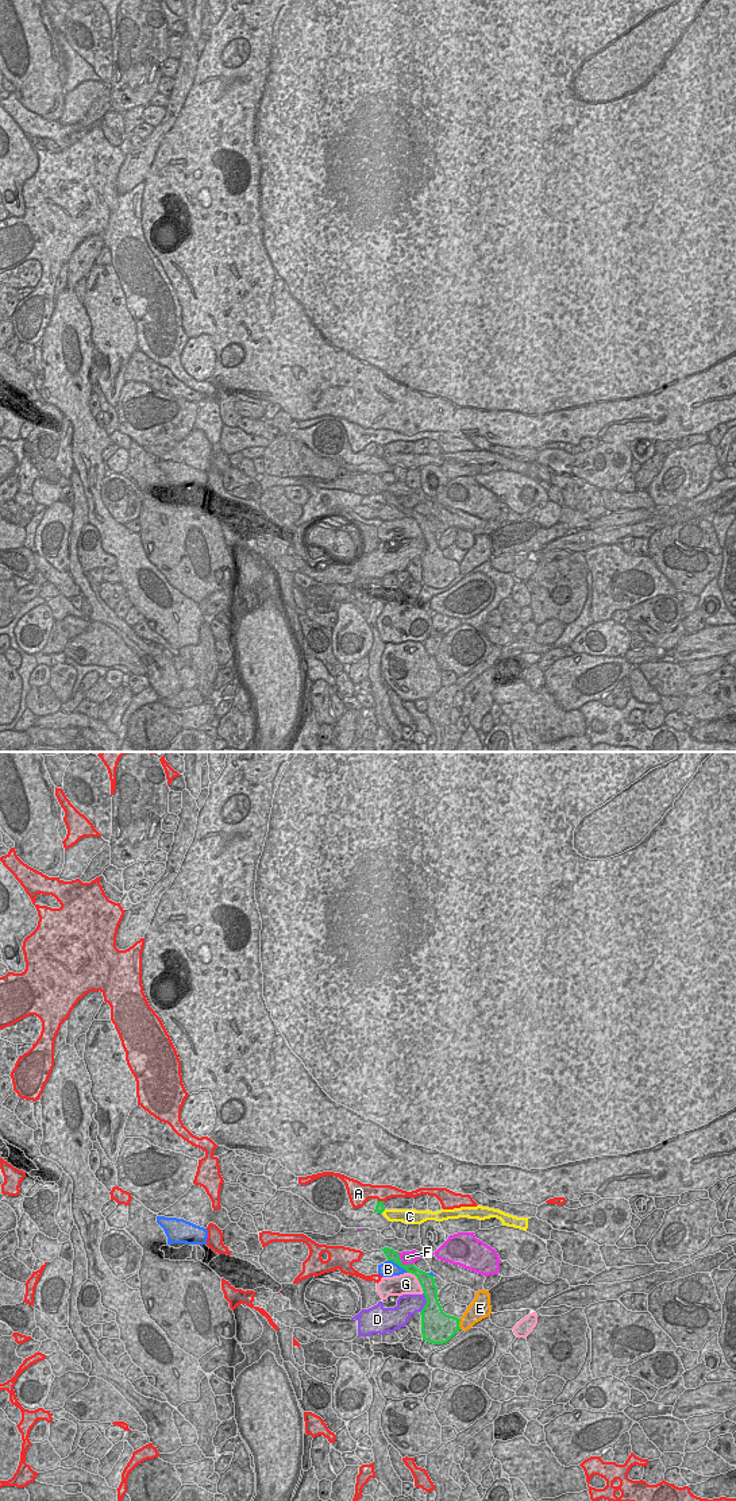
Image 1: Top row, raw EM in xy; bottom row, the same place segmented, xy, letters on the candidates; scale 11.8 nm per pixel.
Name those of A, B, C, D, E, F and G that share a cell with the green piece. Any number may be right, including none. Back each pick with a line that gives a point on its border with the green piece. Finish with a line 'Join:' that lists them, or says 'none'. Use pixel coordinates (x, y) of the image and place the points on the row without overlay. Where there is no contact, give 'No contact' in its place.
Join: none

